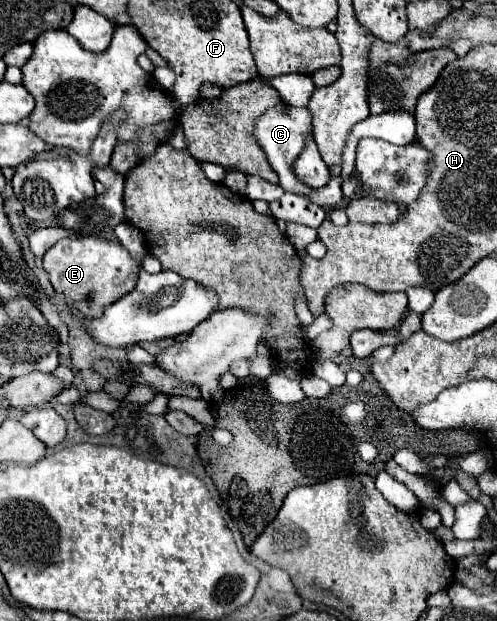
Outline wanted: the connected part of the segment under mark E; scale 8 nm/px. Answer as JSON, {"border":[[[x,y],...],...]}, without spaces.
{"border":[[[77,236],[63,238],[43,256],[43,268],[49,272],[49,280],[55,290],[65,296],[69,306],[75,306],[79,314],[99,318],[103,308],[119,300],[137,286],[139,262],[123,248],[117,238]]]}

